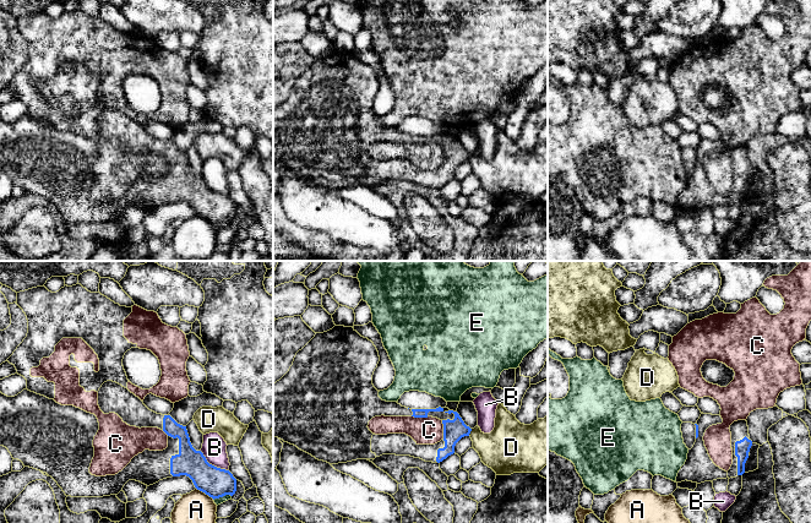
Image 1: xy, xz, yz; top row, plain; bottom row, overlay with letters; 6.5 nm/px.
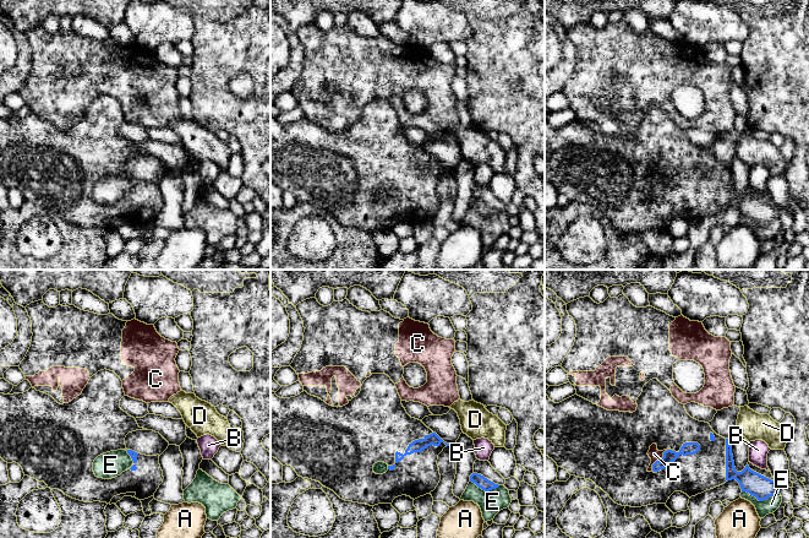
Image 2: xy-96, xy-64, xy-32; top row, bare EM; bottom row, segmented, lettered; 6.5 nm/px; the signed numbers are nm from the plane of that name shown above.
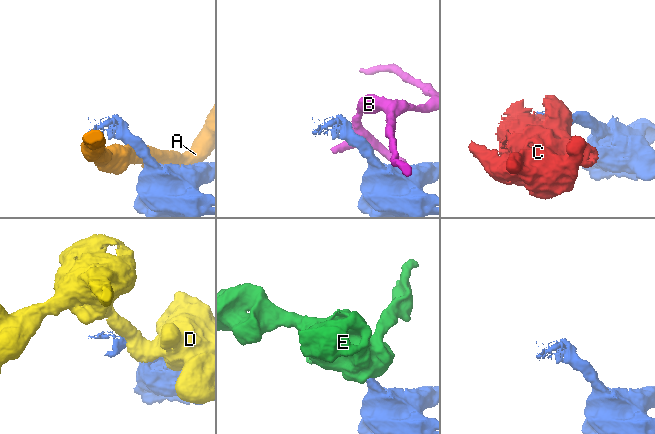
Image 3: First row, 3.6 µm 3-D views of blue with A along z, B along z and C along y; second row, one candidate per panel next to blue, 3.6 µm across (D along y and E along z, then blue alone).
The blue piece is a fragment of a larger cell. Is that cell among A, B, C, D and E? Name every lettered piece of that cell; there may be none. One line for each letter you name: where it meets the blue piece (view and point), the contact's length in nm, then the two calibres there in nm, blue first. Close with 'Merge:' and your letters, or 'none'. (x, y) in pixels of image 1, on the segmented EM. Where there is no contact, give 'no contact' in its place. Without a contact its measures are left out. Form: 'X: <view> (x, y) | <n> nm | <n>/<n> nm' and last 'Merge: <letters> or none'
Merge: none

